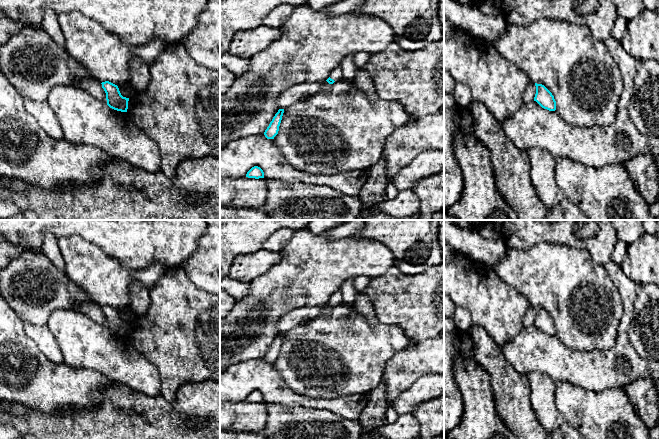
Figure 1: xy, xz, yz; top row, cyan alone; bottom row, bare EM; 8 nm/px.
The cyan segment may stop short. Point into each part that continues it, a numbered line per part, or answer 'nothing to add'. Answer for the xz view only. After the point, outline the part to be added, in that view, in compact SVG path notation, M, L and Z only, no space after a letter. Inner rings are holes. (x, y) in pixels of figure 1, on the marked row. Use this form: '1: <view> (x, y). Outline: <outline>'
1: xz (337, 74). Outline: M340 67L336 68L330 73L329 77L334 81L339 81L341 78L343 78L342 69Z

